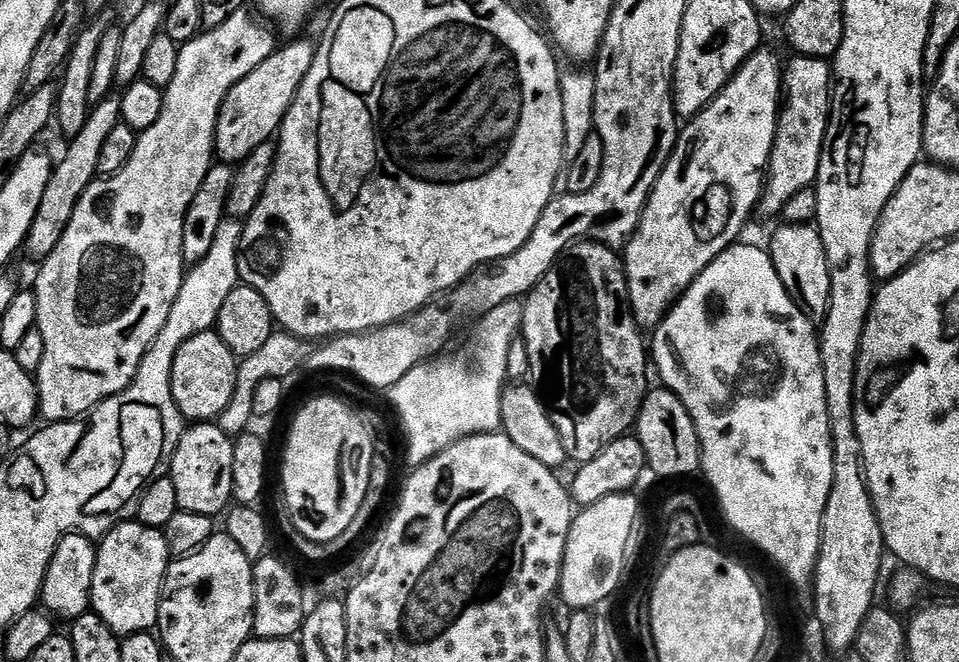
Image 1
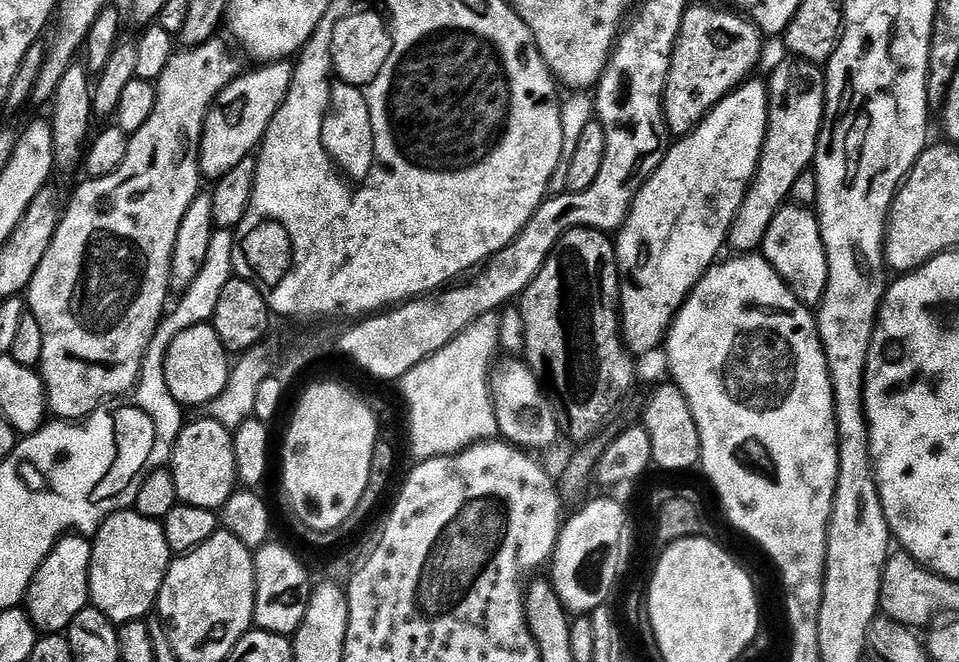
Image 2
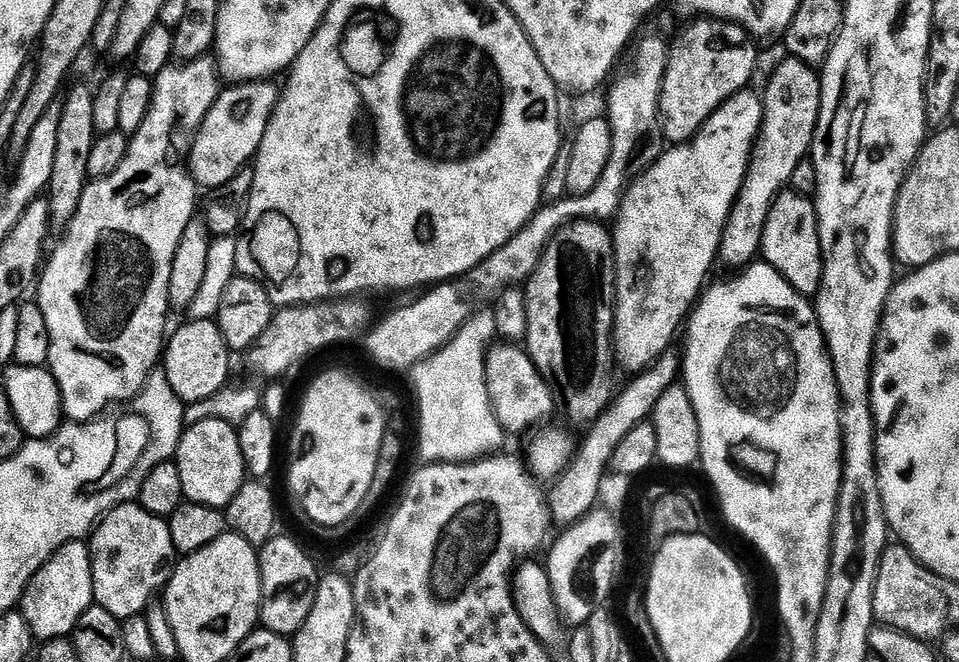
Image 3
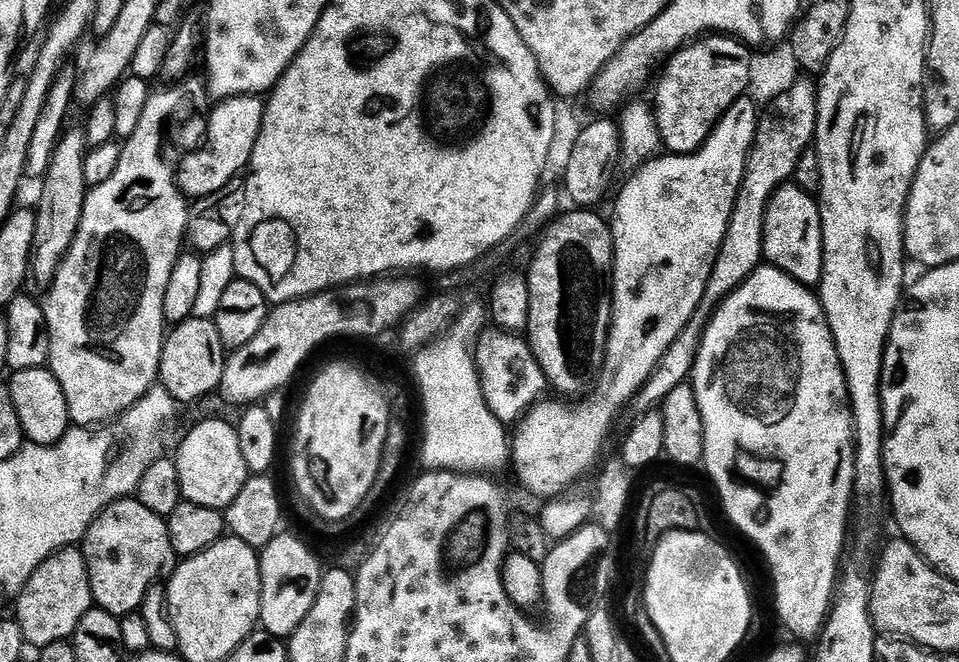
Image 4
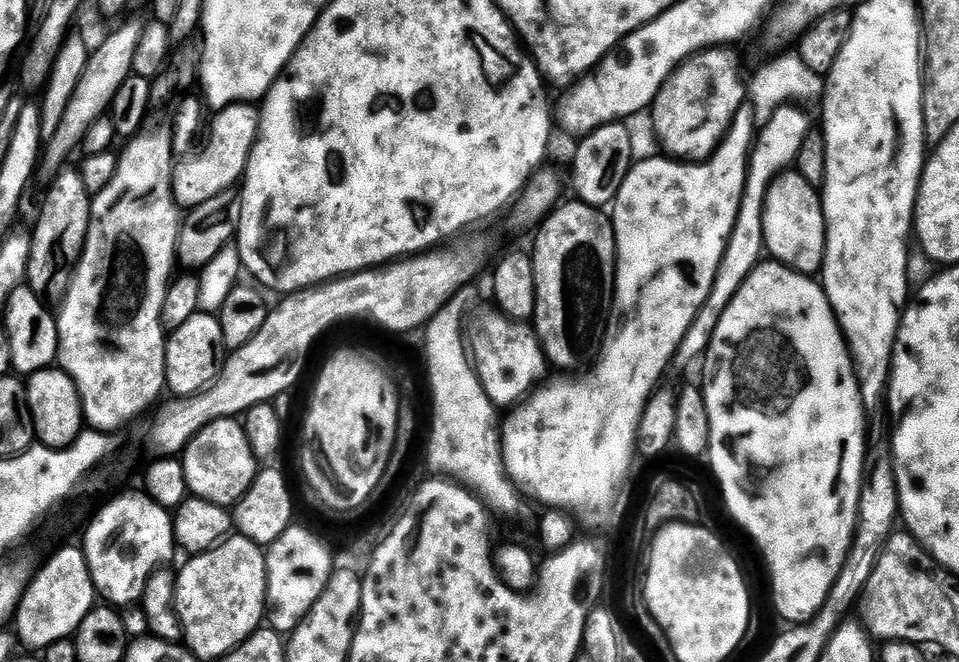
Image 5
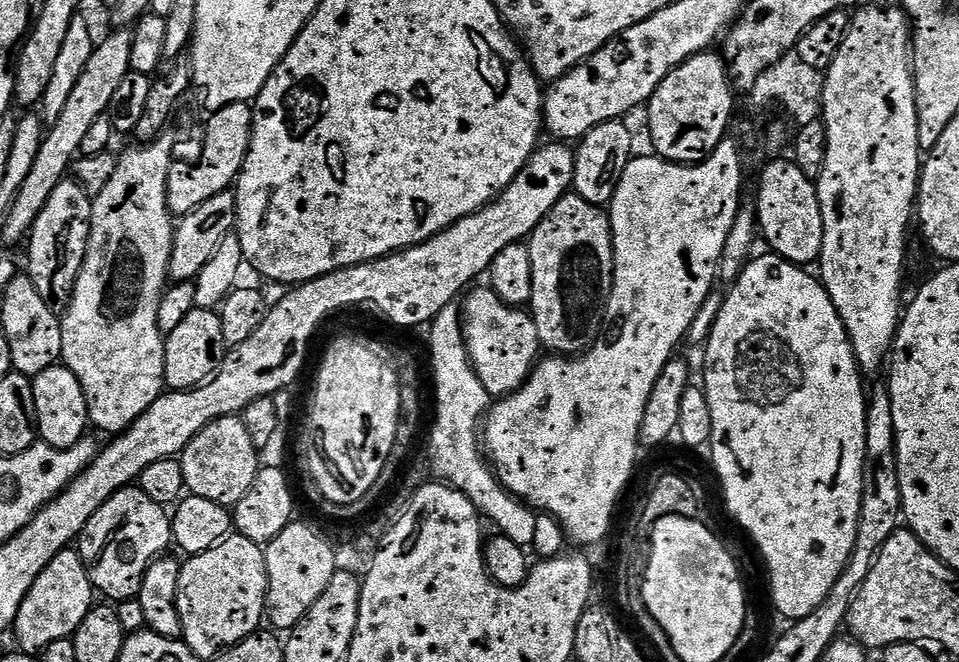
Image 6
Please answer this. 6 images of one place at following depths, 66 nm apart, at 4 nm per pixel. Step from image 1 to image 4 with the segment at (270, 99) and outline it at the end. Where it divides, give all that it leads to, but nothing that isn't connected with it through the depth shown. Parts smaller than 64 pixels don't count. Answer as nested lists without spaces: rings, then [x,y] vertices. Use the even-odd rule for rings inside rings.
[[[259,95],[229,96],[221,99],[208,120],[208,141],[178,164],[180,191],[188,198],[223,192],[240,171],[252,163],[252,151],[264,125],[265,101]]]

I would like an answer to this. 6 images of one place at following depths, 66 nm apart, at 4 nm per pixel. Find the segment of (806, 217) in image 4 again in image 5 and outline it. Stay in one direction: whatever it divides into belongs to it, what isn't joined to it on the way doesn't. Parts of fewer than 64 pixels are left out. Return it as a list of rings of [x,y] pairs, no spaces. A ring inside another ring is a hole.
[[[795,170],[774,178],[764,203],[764,246],[775,263],[785,264],[799,276],[815,277],[824,267],[826,218],[817,185]]]

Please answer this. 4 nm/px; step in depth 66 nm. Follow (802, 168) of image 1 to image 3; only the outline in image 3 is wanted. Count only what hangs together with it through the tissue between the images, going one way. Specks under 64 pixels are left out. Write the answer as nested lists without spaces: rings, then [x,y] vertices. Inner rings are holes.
[[[784,58],[784,61],[772,72],[768,80],[768,89],[762,92],[764,102],[764,121],[760,123],[760,134],[756,137],[756,146],[752,149],[752,159],[748,164],[748,173],[744,179],[742,190],[732,207],[730,218],[724,227],[722,242],[720,243],[719,263],[729,264],[732,270],[740,270],[753,263],[762,252],[762,234],[766,230],[766,218],[780,197],[792,183],[792,176],[803,160],[809,159],[812,150],[812,139],[816,133],[816,123],[820,113],[820,99],[822,86],[820,85],[821,73],[815,67],[801,60]]]

